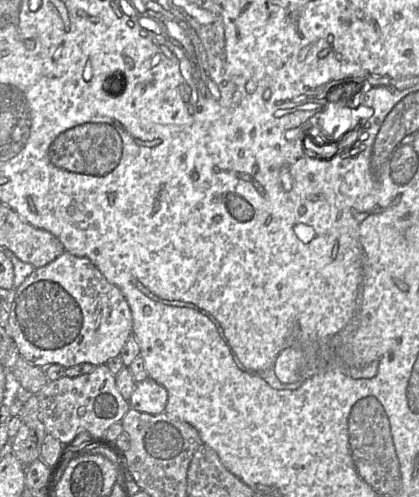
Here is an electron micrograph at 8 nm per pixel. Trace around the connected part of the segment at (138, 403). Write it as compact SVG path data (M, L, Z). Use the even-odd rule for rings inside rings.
M147 377L135 384L129 399L130 408L148 414L160 414L165 411L168 400L167 390Z

